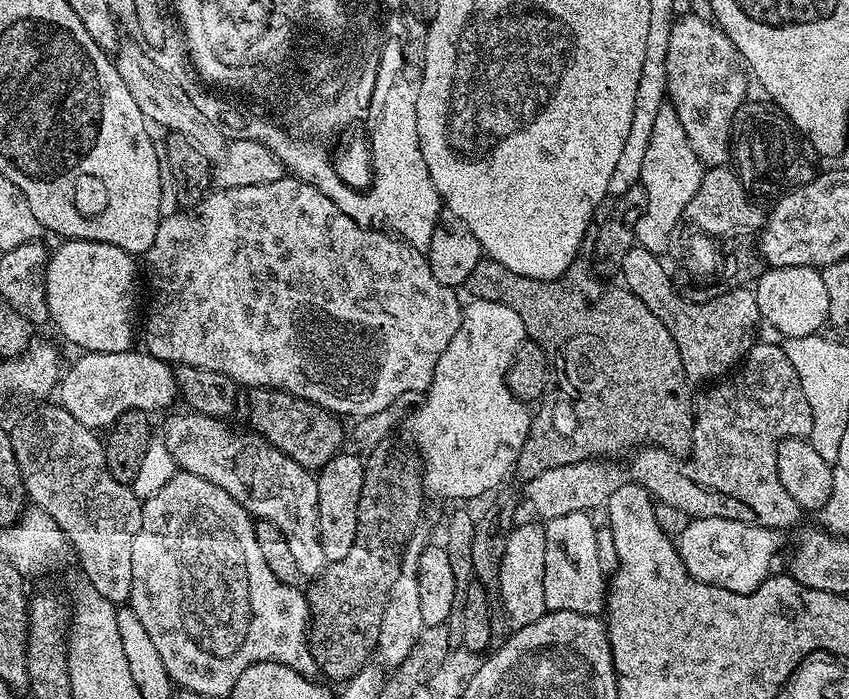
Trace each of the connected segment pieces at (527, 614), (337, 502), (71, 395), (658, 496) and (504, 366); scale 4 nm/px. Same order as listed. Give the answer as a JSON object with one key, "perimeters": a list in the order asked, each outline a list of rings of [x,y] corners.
{"perimeters":[[[[520,522],[513,527],[509,536],[506,538],[506,550],[501,558],[498,589],[505,606],[505,612],[513,625],[516,626],[538,622],[538,618],[542,618],[546,611],[546,598],[542,594],[542,578],[544,577],[544,567],[546,566],[545,525],[540,522],[532,523],[536,524],[521,524]]],[[[341,450],[324,468],[319,469],[316,476],[318,482],[318,534],[322,542],[322,551],[326,553],[329,562],[338,558],[346,558],[350,546],[354,546],[358,526],[358,498],[362,494],[364,466],[365,461],[355,451]]],[[[143,350],[84,352],[69,368],[67,365],[58,385],[60,407],[78,418],[82,426],[93,430],[111,426],[130,410],[155,414],[159,408],[168,408],[177,400],[173,365]]],[[[757,342],[753,344],[748,355],[744,357],[742,363],[731,375],[721,379],[715,386],[705,388],[708,389],[701,396],[699,393],[694,400],[696,421],[692,427],[690,455],[687,458],[677,458],[673,453],[665,452],[662,448],[653,448],[651,446],[641,447],[635,453],[637,456],[632,460],[631,479],[635,483],[641,484],[648,491],[648,495],[652,497],[653,501],[665,504],[666,506],[674,506],[674,510],[682,510],[689,518],[730,518],[738,522],[746,522],[754,526],[775,528],[777,530],[794,527],[799,522],[800,516],[802,517],[802,509],[798,506],[798,502],[794,502],[794,498],[790,498],[790,493],[787,492],[786,486],[782,486],[782,478],[778,478],[778,446],[784,440],[798,440],[813,435],[812,407],[810,406],[810,402],[806,402],[806,390],[802,390],[802,382],[798,378],[798,370],[794,370],[794,362],[790,362],[790,358],[786,358],[784,348],[781,345]]],[[[469,299],[463,305],[462,315],[460,317],[460,325],[458,326],[458,334],[454,334],[454,338],[450,338],[450,346],[446,346],[446,350],[442,354],[442,358],[438,358],[438,366],[434,368],[432,375],[432,385],[428,387],[427,395],[424,397],[424,403],[419,405],[416,421],[412,424],[412,440],[416,452],[419,453],[420,461],[423,464],[424,490],[429,497],[441,496],[444,500],[476,500],[479,496],[484,496],[487,492],[495,493],[497,489],[504,483],[515,469],[516,459],[522,450],[522,446],[528,437],[528,431],[532,425],[533,413],[528,412],[529,405],[525,401],[519,400],[515,394],[508,388],[508,367],[514,358],[514,354],[522,345],[524,345],[526,337],[524,335],[524,327],[522,326],[522,318],[518,318],[518,314],[514,314],[514,310],[510,310],[510,306],[506,306],[500,300],[473,300]]]]}

